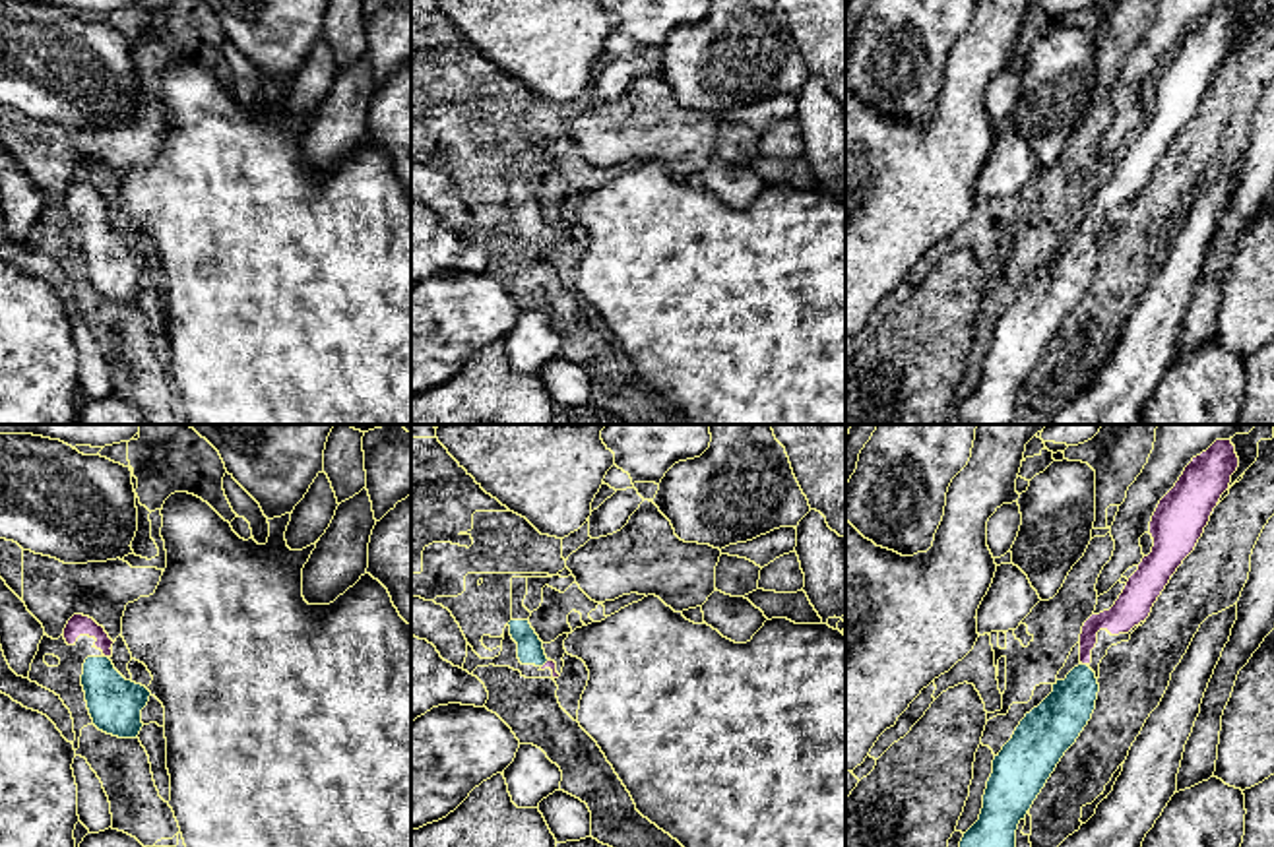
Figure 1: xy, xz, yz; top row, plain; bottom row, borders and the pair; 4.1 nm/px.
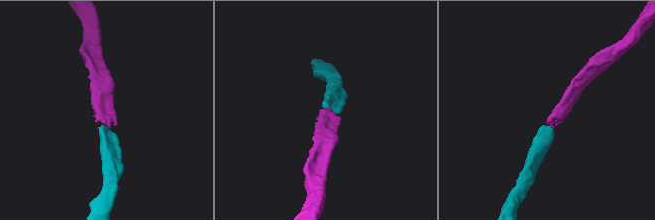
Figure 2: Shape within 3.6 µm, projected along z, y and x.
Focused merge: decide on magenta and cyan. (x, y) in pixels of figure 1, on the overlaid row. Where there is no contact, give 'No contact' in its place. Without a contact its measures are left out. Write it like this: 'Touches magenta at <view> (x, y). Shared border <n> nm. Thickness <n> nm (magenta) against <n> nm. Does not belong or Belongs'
Touches magenta at yz (1084, 663). Shared border 40 nm. Thickness 120 nm (magenta) against 200 nm. Belongs

